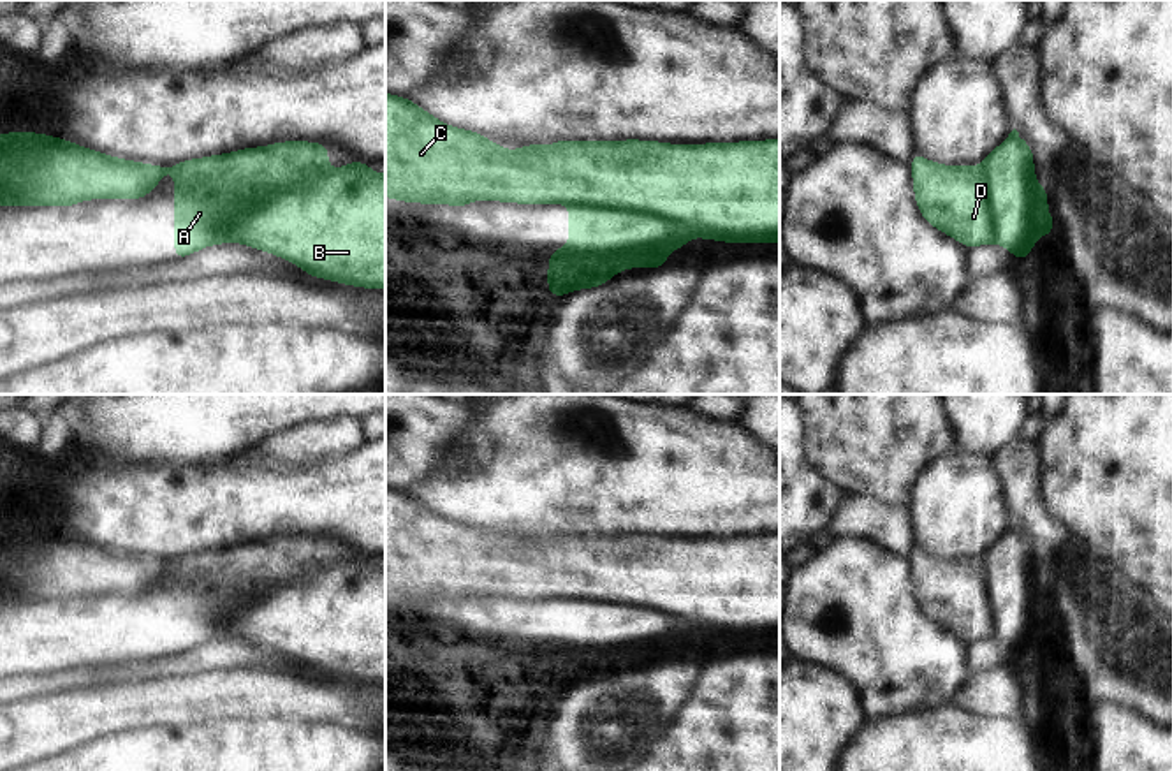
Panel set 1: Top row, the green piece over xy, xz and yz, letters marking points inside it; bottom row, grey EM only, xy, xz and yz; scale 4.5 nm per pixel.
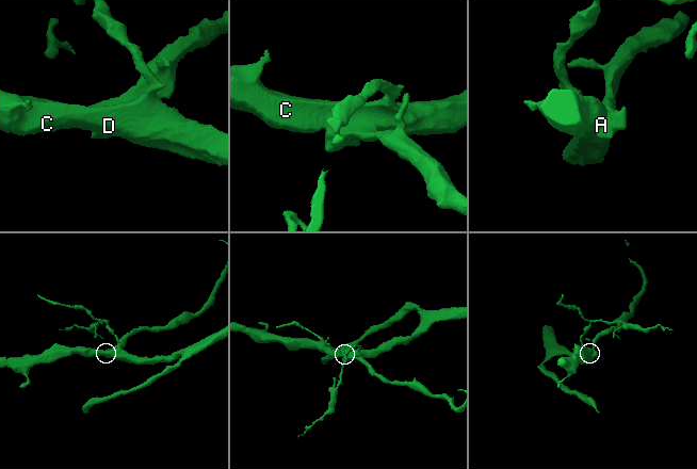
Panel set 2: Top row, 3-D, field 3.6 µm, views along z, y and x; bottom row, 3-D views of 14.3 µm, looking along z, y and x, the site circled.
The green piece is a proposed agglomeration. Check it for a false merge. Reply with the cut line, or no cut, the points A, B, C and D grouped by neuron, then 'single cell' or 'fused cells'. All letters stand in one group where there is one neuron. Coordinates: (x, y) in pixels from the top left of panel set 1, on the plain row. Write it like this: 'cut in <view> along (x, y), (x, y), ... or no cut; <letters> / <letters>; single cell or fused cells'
cut in xz along (569, 597), (657, 608), (680, 616), (694, 631); A / B C D; fused cells

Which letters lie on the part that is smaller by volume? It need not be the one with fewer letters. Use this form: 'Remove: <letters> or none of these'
Remove: A

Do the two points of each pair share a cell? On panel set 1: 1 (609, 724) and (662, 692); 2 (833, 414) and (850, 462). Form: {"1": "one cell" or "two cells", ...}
{"1": "one cell", "2": "one cell"}

